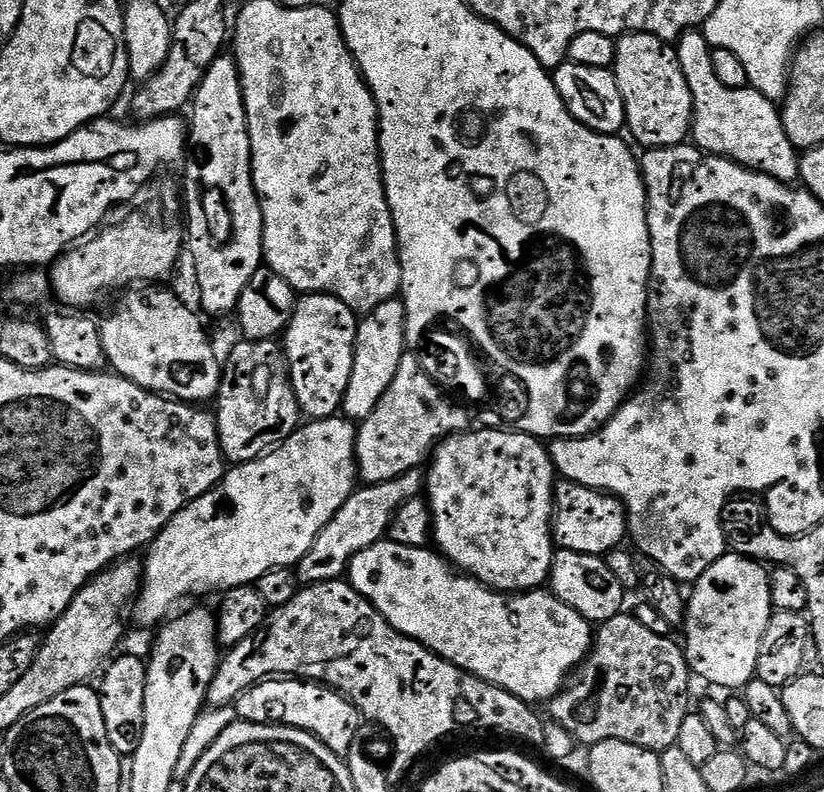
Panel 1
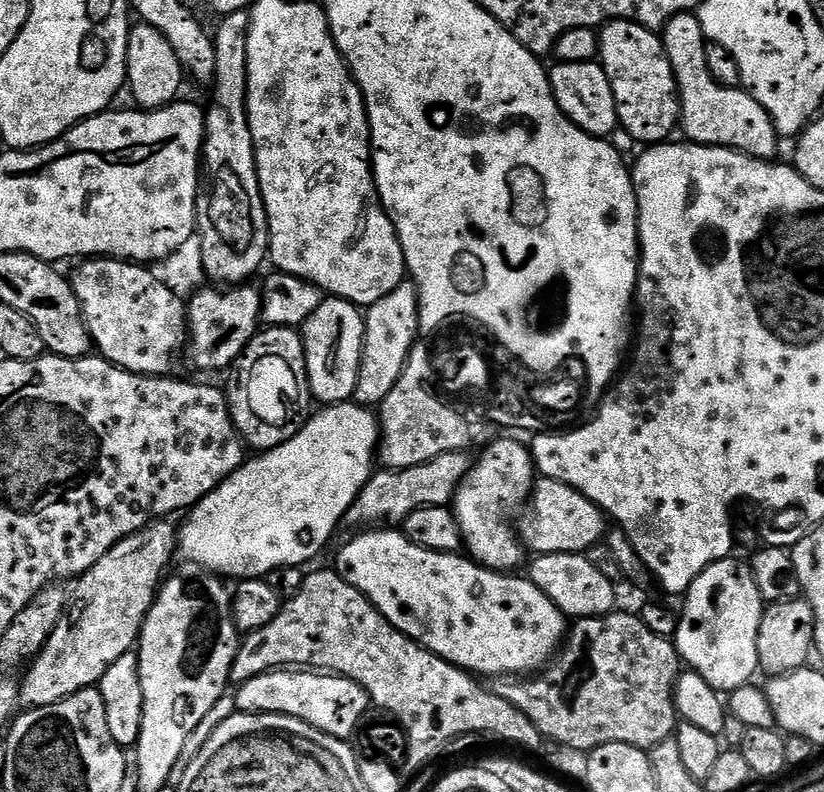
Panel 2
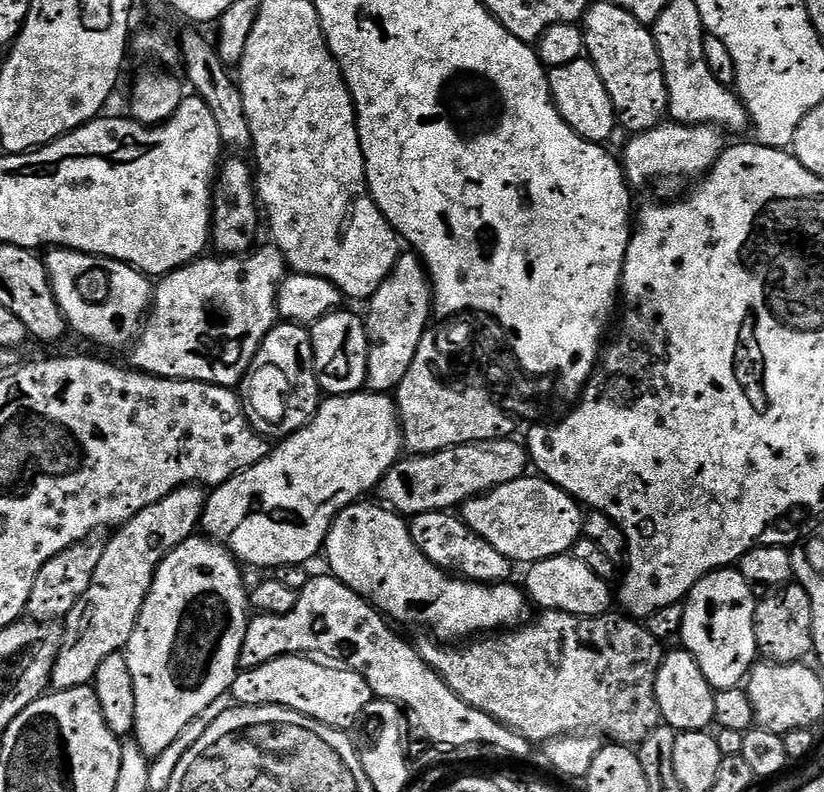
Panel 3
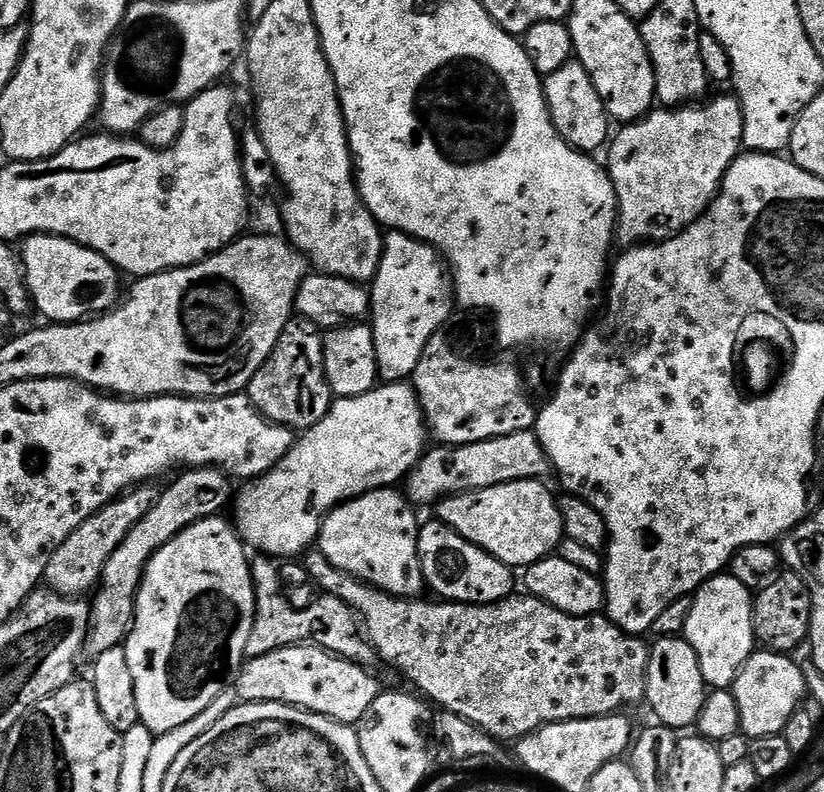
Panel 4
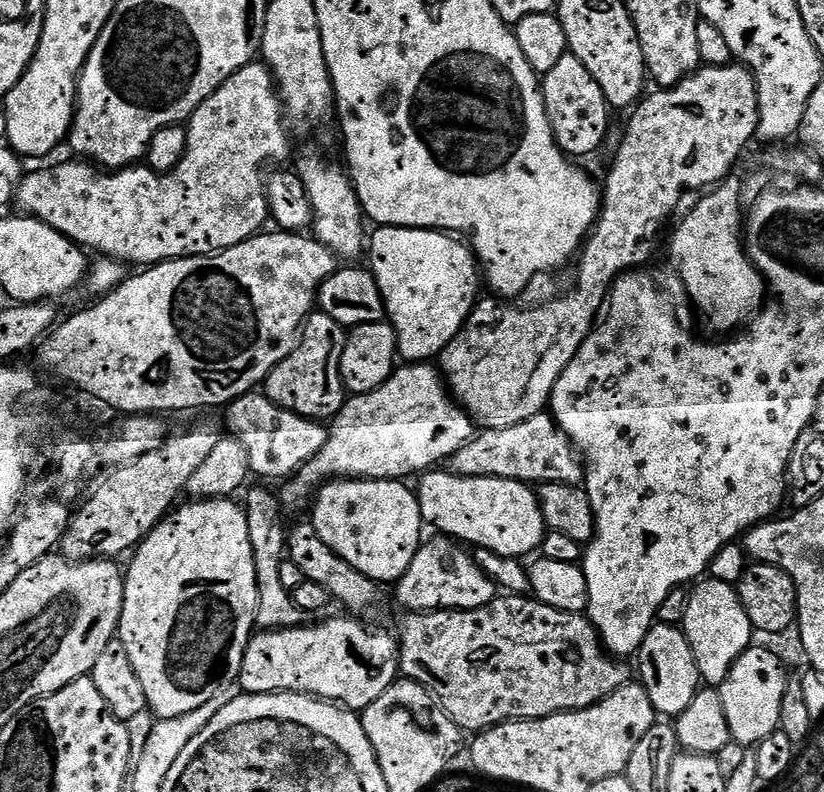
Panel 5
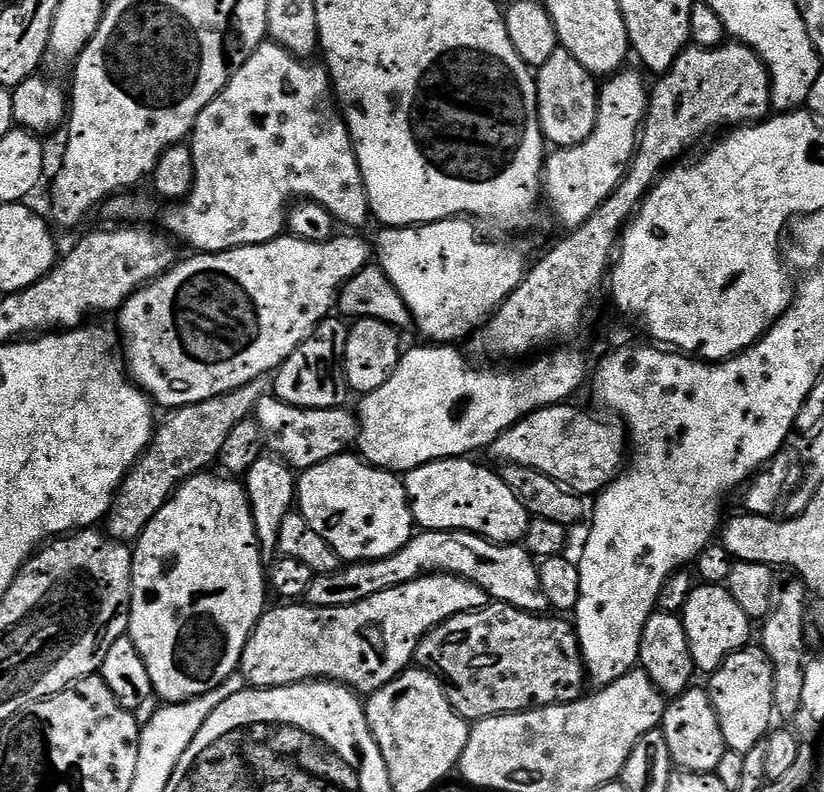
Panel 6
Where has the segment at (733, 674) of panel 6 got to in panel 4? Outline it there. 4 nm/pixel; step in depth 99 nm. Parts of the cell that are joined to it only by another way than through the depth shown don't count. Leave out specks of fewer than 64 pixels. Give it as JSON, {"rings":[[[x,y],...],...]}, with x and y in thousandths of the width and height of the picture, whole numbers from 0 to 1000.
{"rings":[[[914,822],[890,861],[886,872],[896,886],[898,924],[909,936],[948,928],[954,912],[959,912],[959,907],[972,893],[971,883],[978,879],[975,846],[961,832],[960,827],[949,823]]]}

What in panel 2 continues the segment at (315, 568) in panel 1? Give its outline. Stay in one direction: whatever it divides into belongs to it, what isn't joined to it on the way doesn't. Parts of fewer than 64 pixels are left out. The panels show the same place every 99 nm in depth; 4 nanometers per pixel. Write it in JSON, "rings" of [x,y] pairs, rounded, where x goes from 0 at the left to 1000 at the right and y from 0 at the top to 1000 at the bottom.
{"rings":[[[567,569],[538,571],[536,573],[532,573],[532,578],[522,578],[522,583],[512,583],[507,588],[453,595],[447,611],[437,620],[434,629],[417,652],[416,660],[432,667],[427,669],[447,669],[453,664],[485,664],[489,663],[492,654],[498,649],[502,649],[502,644],[536,641],[547,638],[552,633],[556,614],[563,607],[568,597],[570,590],[570,576],[568,581],[568,574]]]}

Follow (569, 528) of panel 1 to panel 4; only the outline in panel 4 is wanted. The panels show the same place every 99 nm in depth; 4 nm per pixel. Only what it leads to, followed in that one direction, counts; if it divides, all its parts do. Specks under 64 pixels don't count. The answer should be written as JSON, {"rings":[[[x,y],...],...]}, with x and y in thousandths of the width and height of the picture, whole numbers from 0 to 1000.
{"rings":[[[659,605],[625,606],[593,616],[581,616],[574,621],[557,621],[555,626],[540,626],[528,638],[528,650],[534,660],[550,667],[561,679],[566,679],[575,689],[590,694],[600,705],[623,720],[642,717],[648,710],[661,707],[674,698],[675,691],[684,681],[684,660],[680,648],[676,628],[670,628],[667,617],[660,612]]]}

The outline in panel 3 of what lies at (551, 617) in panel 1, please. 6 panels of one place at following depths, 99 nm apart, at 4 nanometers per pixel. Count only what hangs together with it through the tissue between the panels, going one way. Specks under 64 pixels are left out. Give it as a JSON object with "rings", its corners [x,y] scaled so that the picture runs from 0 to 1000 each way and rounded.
{"rings":[[[433,634],[408,648],[397,679],[393,681],[392,701],[398,701],[402,726],[415,734],[425,745],[442,754],[458,773],[472,784],[485,788],[507,788],[522,793],[534,811],[563,811],[584,801],[602,801],[608,795],[625,795],[637,787],[643,759],[635,741],[625,736],[575,737],[562,730],[550,730],[522,710],[507,694],[500,678],[496,658],[465,635]]]}

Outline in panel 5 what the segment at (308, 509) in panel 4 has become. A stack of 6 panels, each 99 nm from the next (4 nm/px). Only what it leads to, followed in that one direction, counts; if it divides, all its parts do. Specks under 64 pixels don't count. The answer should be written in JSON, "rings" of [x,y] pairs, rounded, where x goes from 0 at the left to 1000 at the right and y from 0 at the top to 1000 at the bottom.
{"rings":[[[500,457],[482,463],[475,477],[451,495],[419,504],[415,518],[402,532],[398,557],[375,586],[363,591],[339,617],[337,630],[346,643],[373,643],[394,611],[409,604],[433,606],[484,606],[504,602],[542,582],[575,549],[575,537],[562,515],[546,504],[533,468],[519,457]]]}

